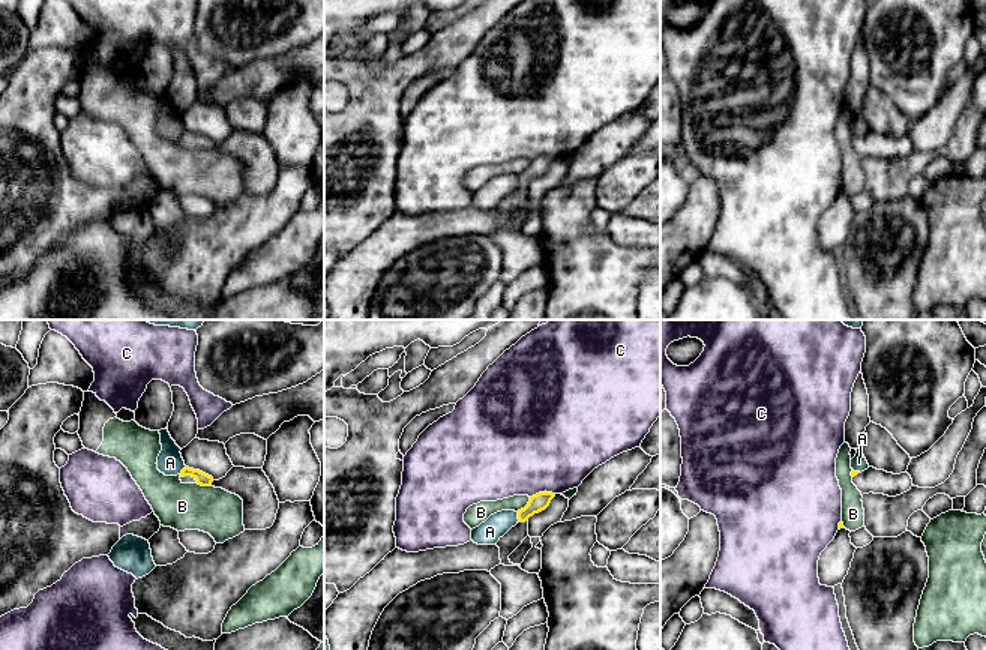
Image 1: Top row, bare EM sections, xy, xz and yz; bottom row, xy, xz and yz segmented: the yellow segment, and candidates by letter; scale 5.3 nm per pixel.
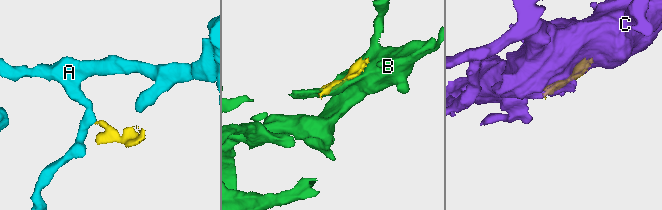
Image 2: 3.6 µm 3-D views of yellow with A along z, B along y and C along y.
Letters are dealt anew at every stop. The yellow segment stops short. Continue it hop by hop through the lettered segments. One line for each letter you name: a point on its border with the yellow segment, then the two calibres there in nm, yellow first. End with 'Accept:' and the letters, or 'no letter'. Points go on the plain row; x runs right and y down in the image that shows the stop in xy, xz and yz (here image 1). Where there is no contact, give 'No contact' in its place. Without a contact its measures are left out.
Accept: no letter

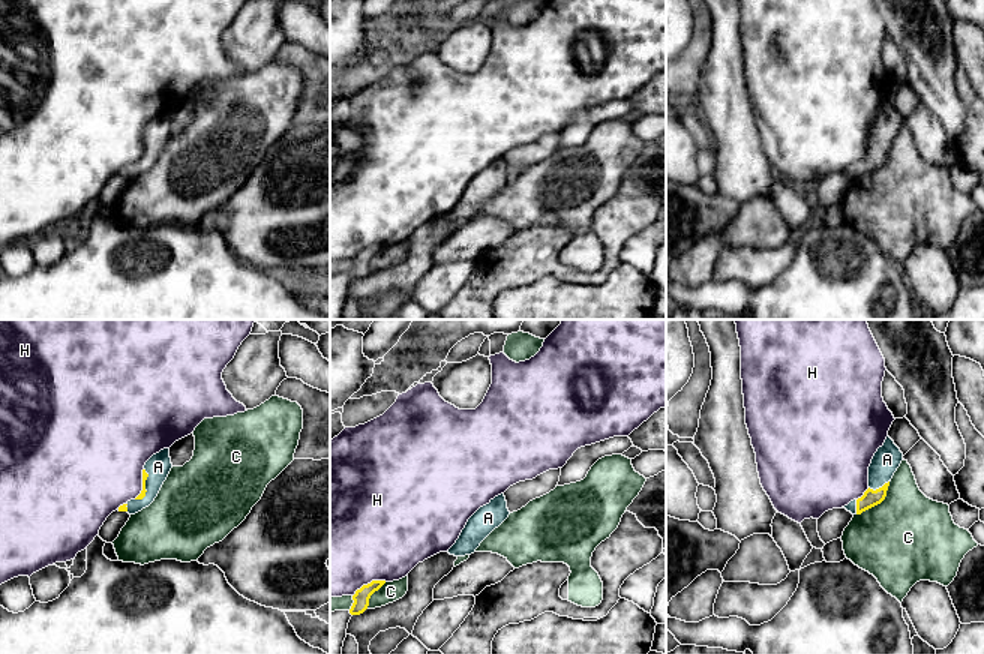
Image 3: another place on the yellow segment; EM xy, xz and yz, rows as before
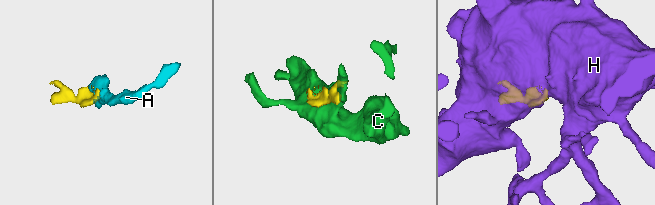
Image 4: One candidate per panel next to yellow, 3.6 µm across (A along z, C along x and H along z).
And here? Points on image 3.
A: Touches yellow at xy (144, 150). Thickness 40 nm (yellow) against 140 nm
Accept: A

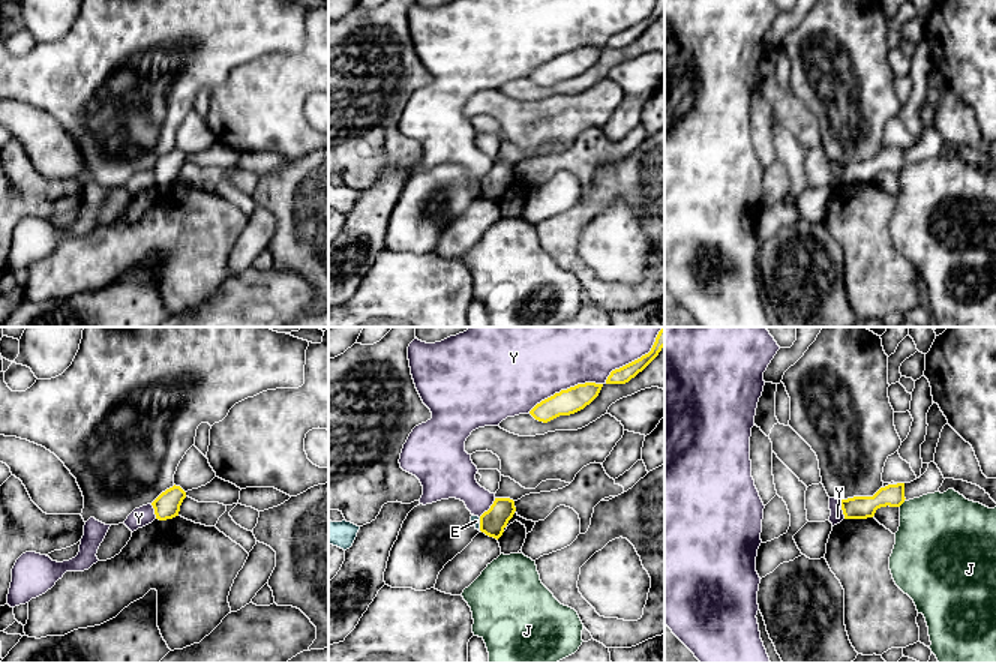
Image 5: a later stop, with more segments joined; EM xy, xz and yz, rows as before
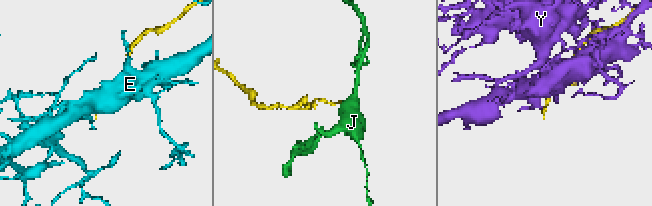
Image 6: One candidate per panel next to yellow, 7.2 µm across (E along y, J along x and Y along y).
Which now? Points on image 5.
Accept: no letter

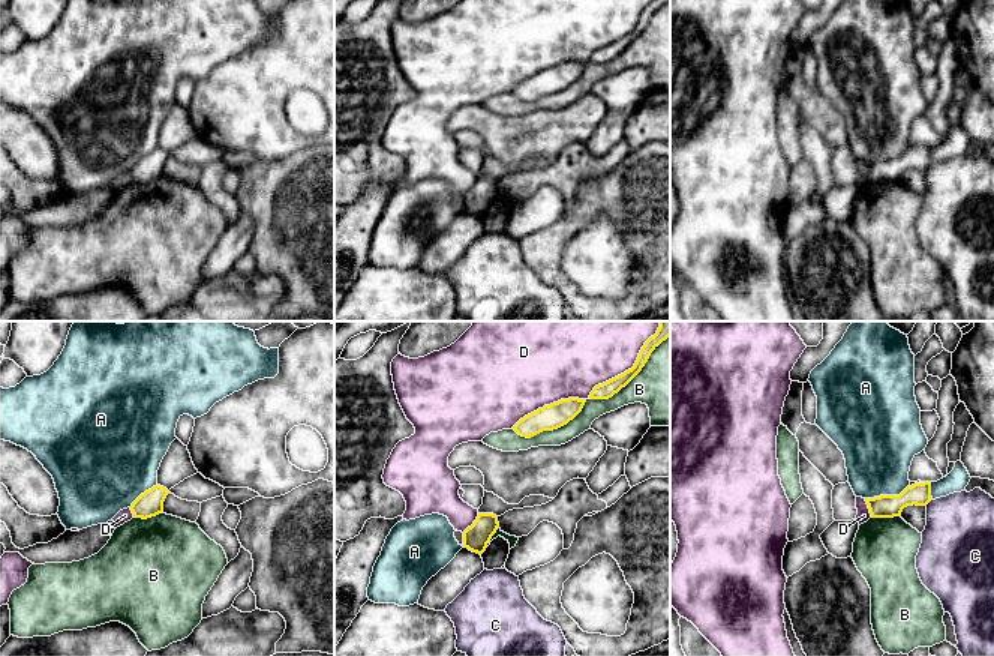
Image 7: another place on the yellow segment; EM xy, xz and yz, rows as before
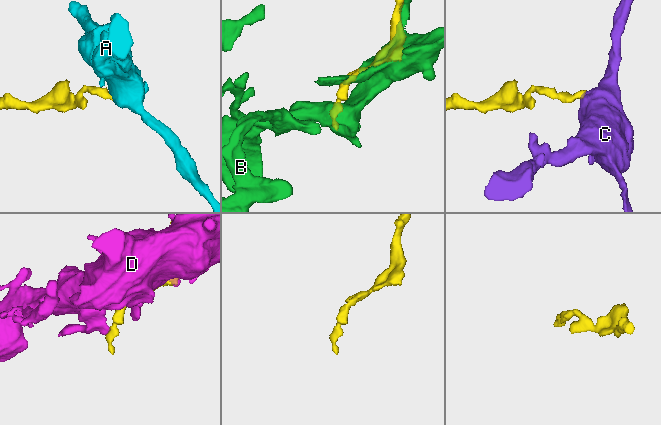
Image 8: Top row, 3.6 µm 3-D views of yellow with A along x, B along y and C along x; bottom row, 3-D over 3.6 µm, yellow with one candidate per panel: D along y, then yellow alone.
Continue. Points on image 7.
Accept: no letter

